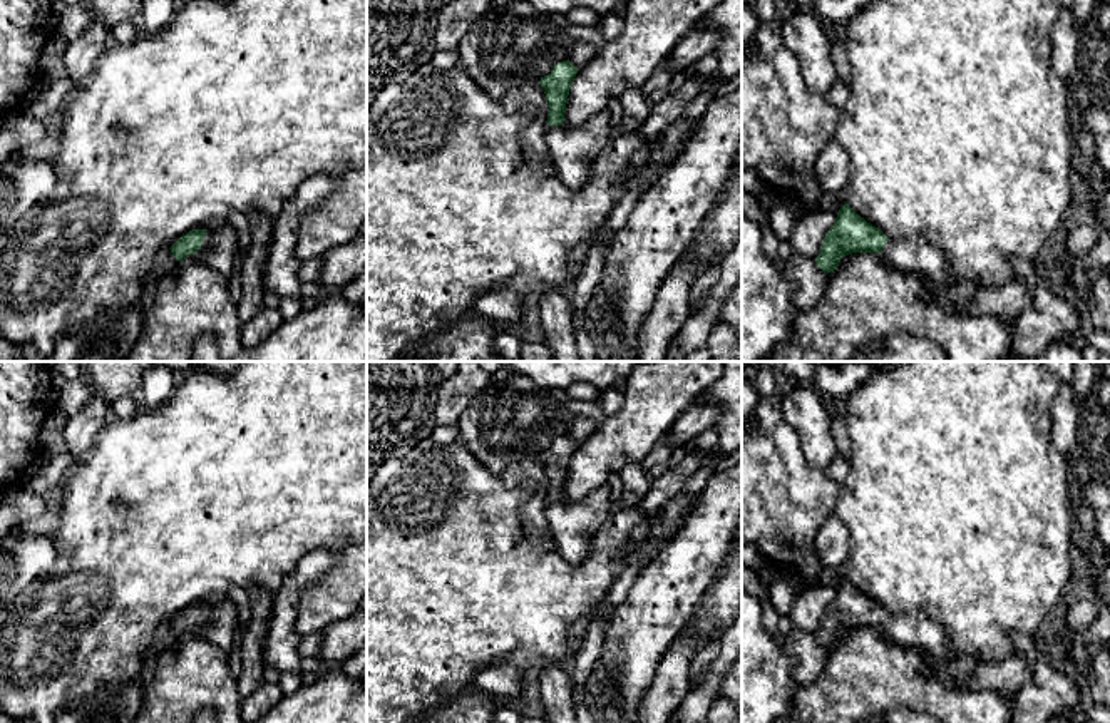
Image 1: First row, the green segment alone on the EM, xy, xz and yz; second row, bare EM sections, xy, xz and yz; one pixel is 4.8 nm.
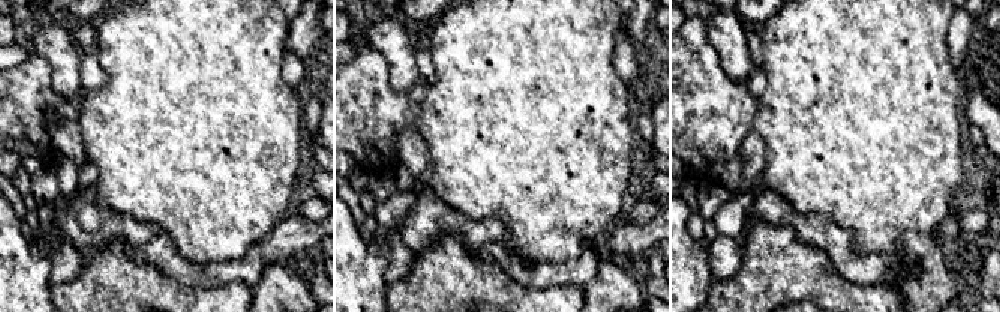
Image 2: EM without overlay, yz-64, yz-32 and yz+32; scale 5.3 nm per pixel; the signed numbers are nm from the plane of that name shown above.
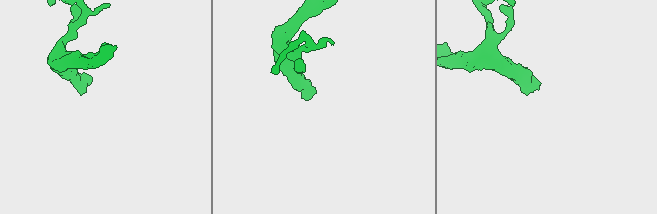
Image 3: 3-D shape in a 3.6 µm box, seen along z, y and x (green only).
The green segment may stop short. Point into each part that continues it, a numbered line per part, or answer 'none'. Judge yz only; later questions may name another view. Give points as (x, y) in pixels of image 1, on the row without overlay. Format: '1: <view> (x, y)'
1: yz (908, 630)

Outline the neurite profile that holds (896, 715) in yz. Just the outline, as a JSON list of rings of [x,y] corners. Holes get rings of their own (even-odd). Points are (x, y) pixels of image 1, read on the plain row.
[[[892,708],[886,711],[882,716],[871,718],[862,723],[939,723],[939,721],[928,715],[914,713],[906,708]]]

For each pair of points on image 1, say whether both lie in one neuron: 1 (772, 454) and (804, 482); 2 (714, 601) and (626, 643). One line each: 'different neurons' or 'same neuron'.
1: same neuron
2: different neurons

